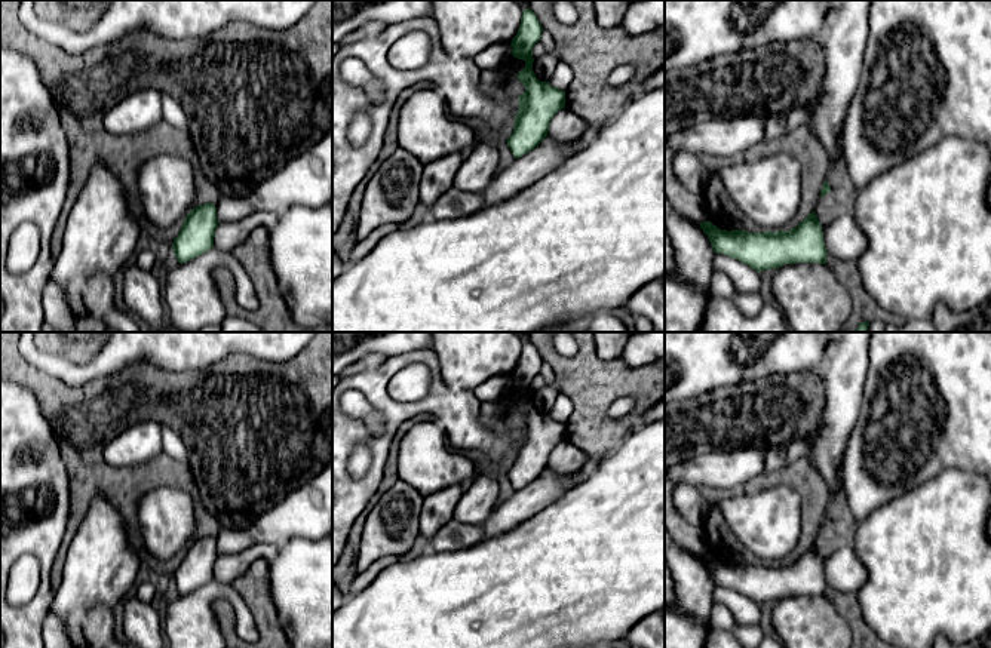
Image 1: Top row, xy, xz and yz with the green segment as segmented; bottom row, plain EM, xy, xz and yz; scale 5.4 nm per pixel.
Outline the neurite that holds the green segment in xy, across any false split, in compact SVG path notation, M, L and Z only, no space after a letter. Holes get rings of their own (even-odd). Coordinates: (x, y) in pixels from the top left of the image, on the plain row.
M209 534L193 540L184 550L184 556L172 575L178 595L194 592L214 580L218 556L214 535Z

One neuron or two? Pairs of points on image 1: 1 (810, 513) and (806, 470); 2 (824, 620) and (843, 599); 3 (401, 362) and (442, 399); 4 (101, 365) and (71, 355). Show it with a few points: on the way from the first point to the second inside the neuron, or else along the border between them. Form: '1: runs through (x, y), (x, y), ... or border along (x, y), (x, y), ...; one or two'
1: runs through (810, 503), (810, 487), (806, 481); one
2: border along (825, 596), (847, 625); two
3: runs through (417, 358), (423, 358), (433, 368), (436, 383); one
4: runs through (94, 358), (91, 355), (79, 355); one

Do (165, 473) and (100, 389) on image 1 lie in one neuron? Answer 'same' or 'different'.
same

